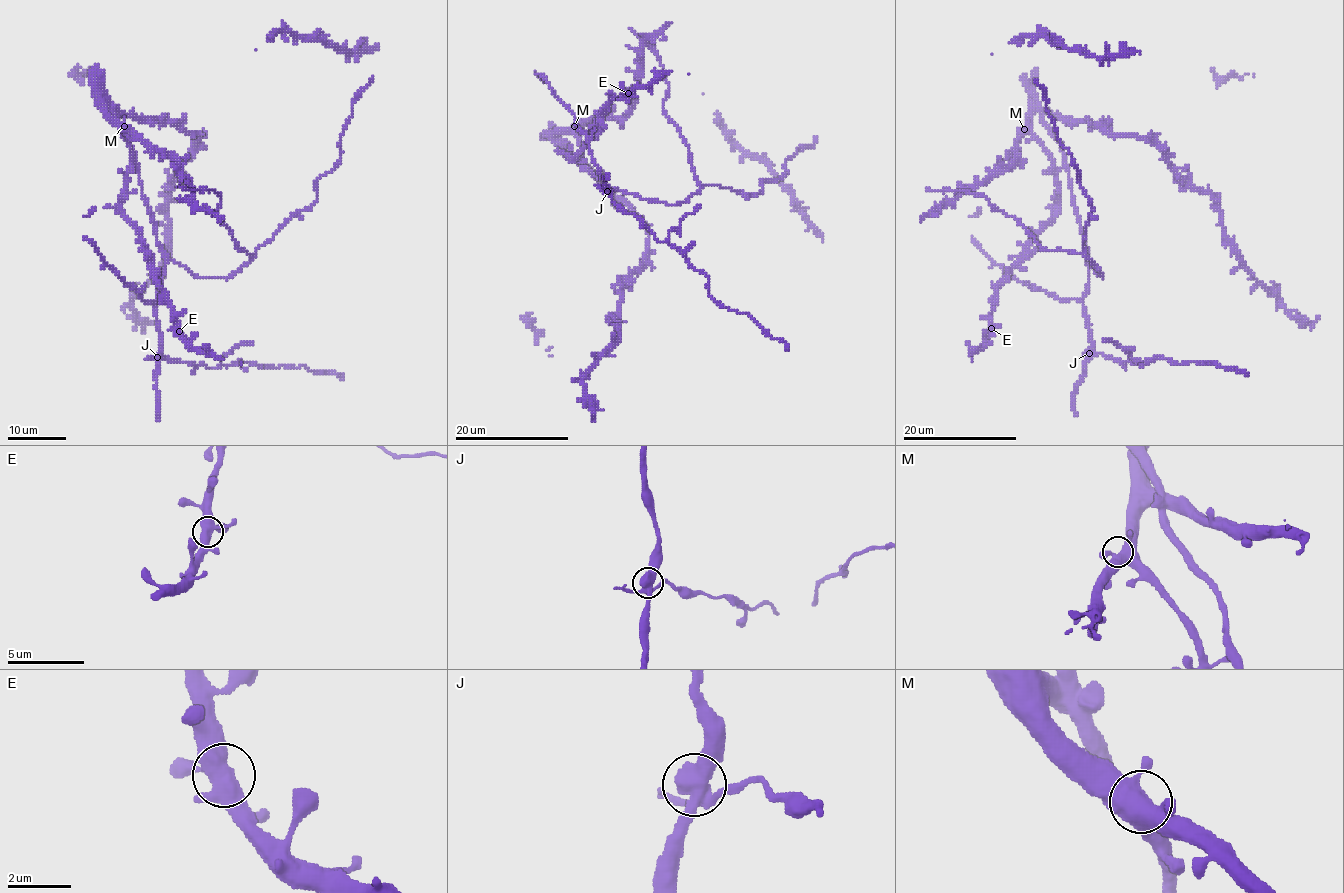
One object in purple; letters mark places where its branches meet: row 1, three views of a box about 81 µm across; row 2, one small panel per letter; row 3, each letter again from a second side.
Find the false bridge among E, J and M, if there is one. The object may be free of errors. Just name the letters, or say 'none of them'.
J

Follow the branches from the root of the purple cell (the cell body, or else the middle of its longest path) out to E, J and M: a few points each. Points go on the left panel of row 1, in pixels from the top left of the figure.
E: (153, 215), (140, 172), (132, 166), (126, 172), (122, 215), (148, 252), (150, 272), (163, 288), (179, 331)
J: (153, 215), (159, 246), (164, 258), (161, 293), (157, 299), (157, 326), (161, 336), (157, 357)
M: (153, 215), (142, 193), (140, 172), (134, 166), (129, 169), (129, 141), (124, 126)

